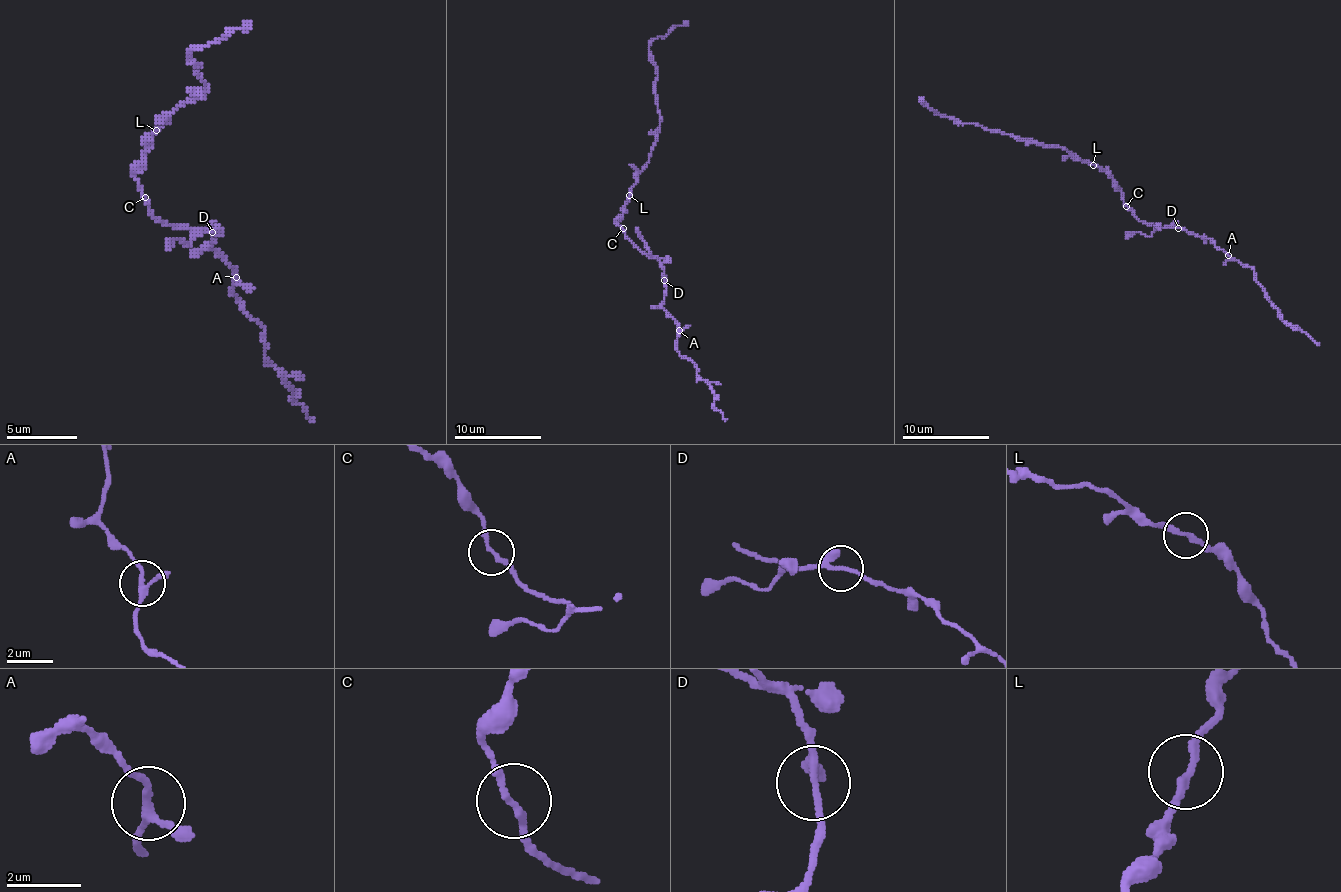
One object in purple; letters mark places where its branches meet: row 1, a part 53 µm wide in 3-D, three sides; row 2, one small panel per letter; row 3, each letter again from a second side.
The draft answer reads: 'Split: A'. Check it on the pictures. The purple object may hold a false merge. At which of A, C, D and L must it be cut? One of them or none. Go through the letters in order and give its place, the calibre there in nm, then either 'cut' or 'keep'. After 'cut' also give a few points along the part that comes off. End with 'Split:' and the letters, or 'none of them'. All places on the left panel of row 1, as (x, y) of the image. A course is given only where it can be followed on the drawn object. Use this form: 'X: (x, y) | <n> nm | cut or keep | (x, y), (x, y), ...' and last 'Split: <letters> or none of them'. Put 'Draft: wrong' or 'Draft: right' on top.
Draft: wrong
A: (236, 277) | 180 nm | keep
C: (145, 197) | 180 nm | keep
D: (212, 232) | 180 nm | keep
L: (156, 130) | 200 nm | keep
Split: none of them

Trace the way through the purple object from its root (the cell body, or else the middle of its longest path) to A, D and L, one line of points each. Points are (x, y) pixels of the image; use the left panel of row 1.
A: (145, 197), (149, 211), (156, 218), (177, 228), (212, 232), (215, 235), (208, 246), (237, 278)
D: (145, 197), (149, 211), (156, 218), (177, 228), (212, 232)
L: (145, 197), (138, 190), (135, 165), (156, 130)

